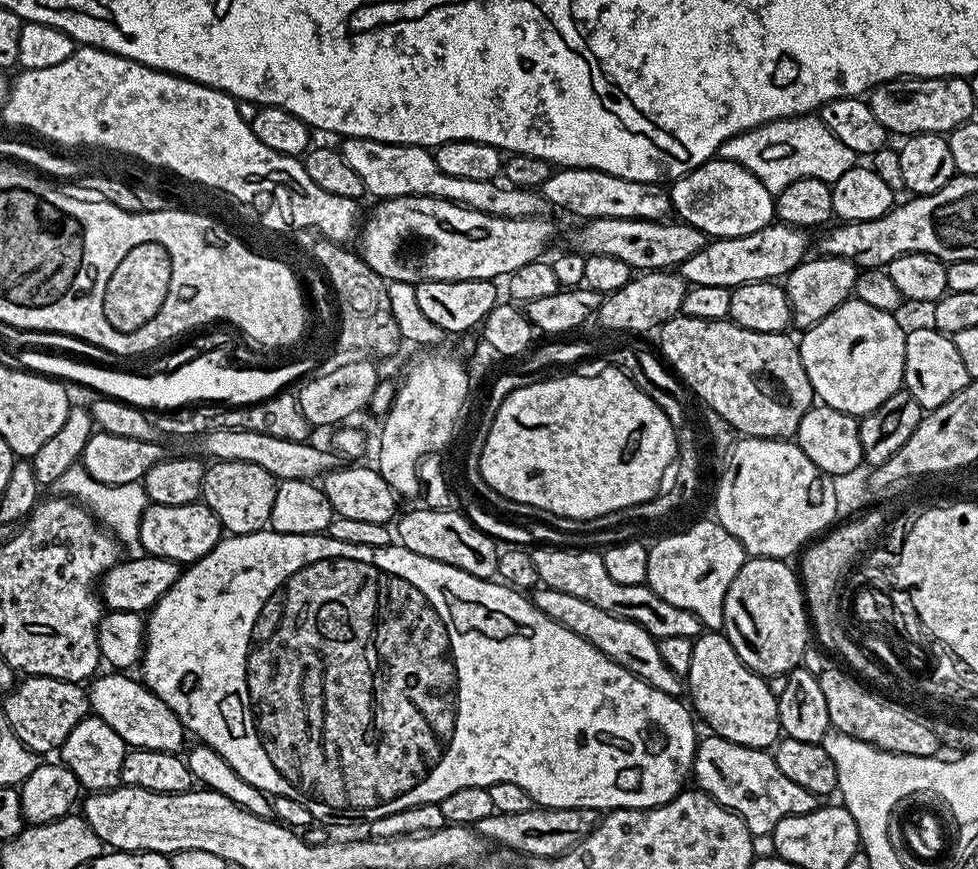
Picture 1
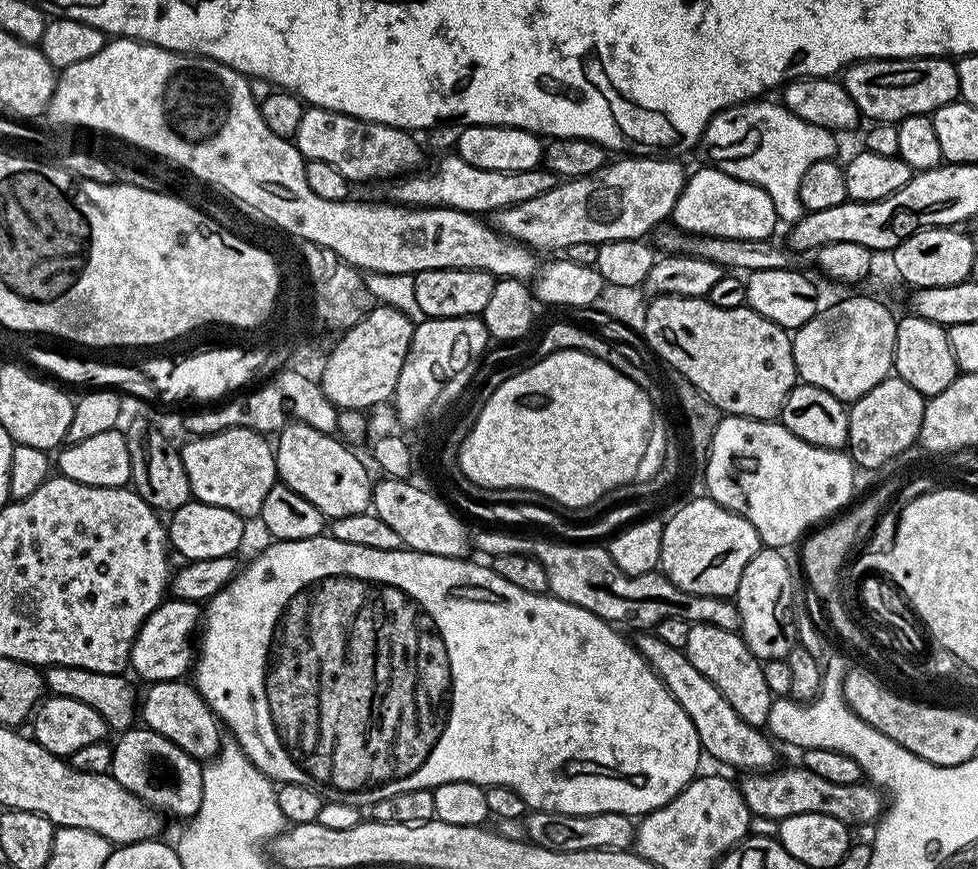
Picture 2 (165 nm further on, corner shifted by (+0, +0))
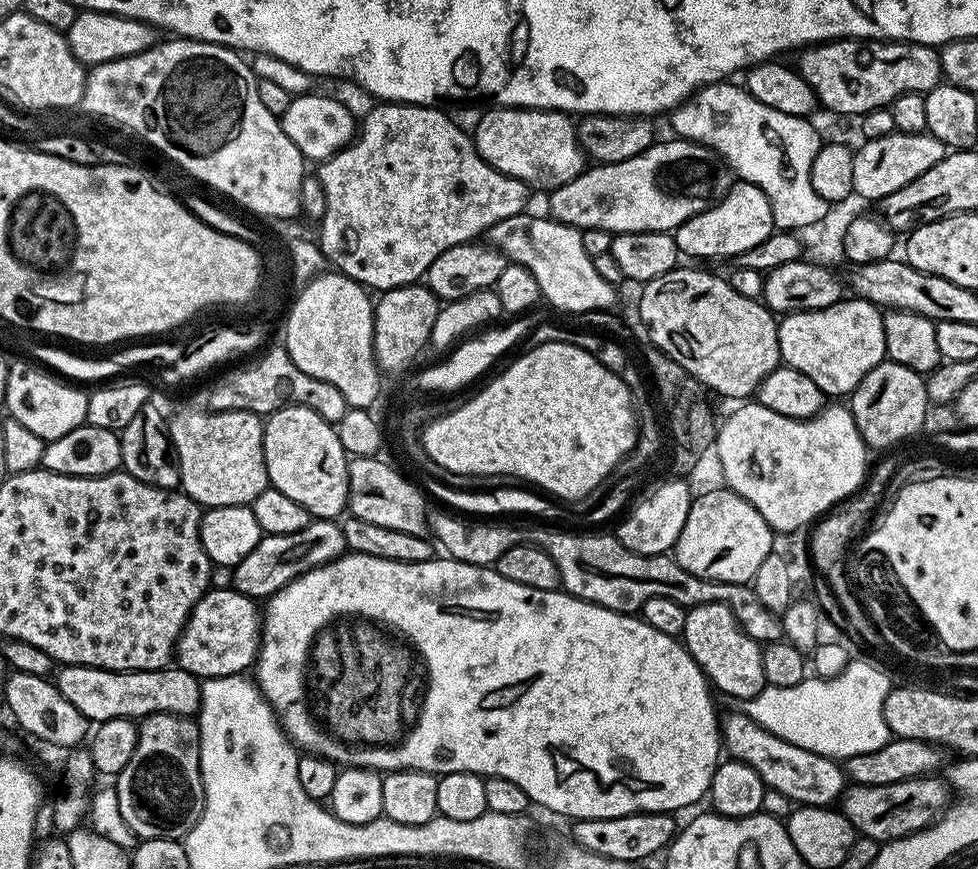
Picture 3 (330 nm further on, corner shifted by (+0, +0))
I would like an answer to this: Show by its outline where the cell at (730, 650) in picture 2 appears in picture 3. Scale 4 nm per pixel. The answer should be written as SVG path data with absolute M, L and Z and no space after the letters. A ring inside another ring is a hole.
M725 604L689 608L682 643L717 693L725 692L740 702L747 702L765 688L761 645L741 630L740 623Z

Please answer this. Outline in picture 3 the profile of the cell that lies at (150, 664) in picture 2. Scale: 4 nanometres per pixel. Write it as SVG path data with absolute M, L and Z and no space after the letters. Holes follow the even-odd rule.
M209 587L208 593L194 606L176 639L174 660L179 668L201 681L238 676L255 665L261 635L262 608L253 597L244 596L233 587Z

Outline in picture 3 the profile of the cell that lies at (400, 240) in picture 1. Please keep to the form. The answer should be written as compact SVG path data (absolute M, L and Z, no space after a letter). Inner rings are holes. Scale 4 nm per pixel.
M671 138L651 144L642 154L626 158L626 162L596 164L585 167L570 182L551 189L547 211L551 219L568 224L571 228L597 228L610 233L618 232L672 232L691 216L697 216L716 204L732 189L733 173L727 164L702 144L692 140Z

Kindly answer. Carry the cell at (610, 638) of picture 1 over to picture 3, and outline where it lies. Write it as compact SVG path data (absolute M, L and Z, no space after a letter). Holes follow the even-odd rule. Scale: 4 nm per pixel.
M747 711L732 712L725 720L723 717L720 724L720 734L723 751L731 759L741 760L746 766L750 766L754 770L754 774L758 774L758 778L762 778L765 789L772 791L773 788L778 795L793 800L793 805L826 808L835 805L844 794L846 787L844 769L839 763L835 764L835 759L832 756L823 756L817 752L802 750L802 746L794 746L794 742L786 742L782 738L778 738L778 734L770 734L770 730L766 730L758 722L749 718Z

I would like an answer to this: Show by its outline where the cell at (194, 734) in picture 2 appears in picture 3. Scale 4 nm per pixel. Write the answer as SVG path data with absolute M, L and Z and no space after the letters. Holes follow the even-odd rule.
M68 664L57 669L54 683L79 713L96 724L116 717L141 720L151 713L174 713L190 718L199 713L201 704L199 677L178 666L150 671L114 672L105 668Z

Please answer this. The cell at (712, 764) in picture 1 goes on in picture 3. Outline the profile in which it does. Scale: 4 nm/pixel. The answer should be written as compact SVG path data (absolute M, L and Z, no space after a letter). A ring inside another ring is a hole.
M936 774L915 776L902 782L890 782L886 786L852 784L845 787L844 794L838 801L838 808L859 835L881 842L913 836L915 832L935 824L949 807L949 785L938 777Z

